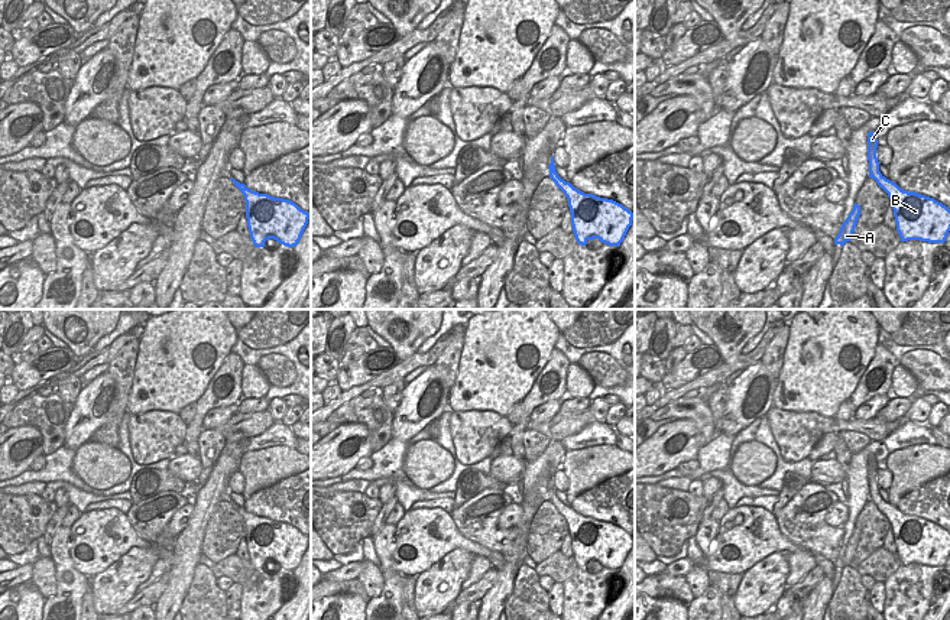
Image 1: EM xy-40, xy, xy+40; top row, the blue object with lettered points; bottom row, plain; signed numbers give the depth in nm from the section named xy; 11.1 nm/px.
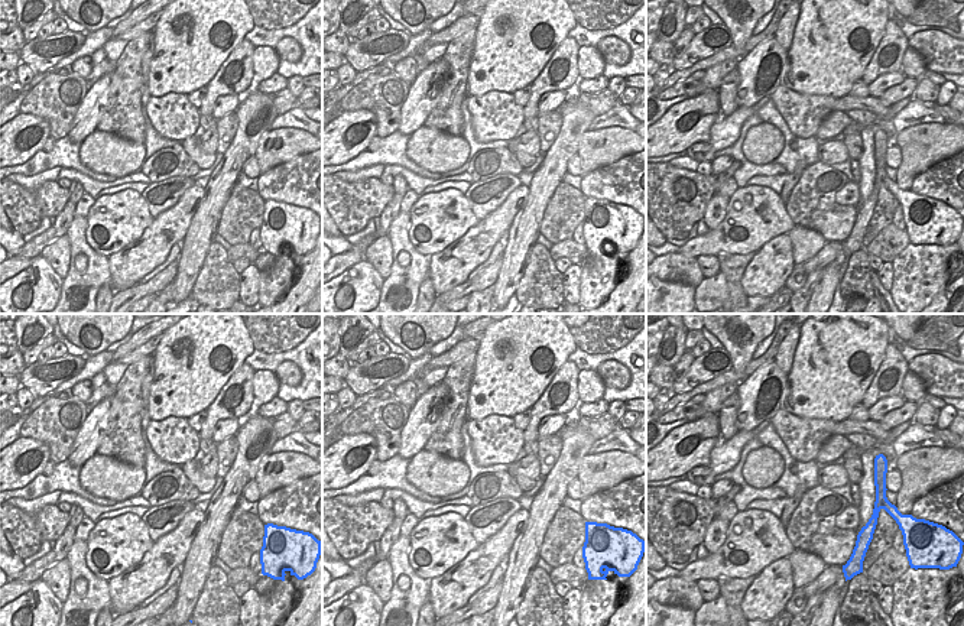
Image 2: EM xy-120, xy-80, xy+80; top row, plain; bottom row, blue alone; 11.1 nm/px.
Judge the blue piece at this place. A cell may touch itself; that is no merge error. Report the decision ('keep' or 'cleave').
cleave

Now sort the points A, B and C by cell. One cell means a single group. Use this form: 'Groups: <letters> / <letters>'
Groups: A C / B

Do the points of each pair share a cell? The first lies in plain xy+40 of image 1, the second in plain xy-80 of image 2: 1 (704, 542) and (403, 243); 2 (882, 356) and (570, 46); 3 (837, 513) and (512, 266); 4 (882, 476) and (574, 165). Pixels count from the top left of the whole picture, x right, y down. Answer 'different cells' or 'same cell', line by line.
1: same cell
2: same cell
3: different cells
4: same cell

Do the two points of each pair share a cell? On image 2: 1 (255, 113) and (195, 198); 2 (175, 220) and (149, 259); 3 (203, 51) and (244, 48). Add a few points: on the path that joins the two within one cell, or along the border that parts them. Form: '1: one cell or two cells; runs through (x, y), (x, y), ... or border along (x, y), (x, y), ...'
1: two cells; border along (205, 188), (205, 194), (191, 220)
2: one cell; runs through (165, 227), (159, 232), (159, 237), (152, 249)
3: two cells; border along (243, 38), (213, 77)

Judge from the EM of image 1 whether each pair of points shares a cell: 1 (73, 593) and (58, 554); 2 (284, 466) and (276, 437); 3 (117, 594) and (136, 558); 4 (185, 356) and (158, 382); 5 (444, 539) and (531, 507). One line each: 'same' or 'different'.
1: same
2: different
3: same
4: same
5: different

